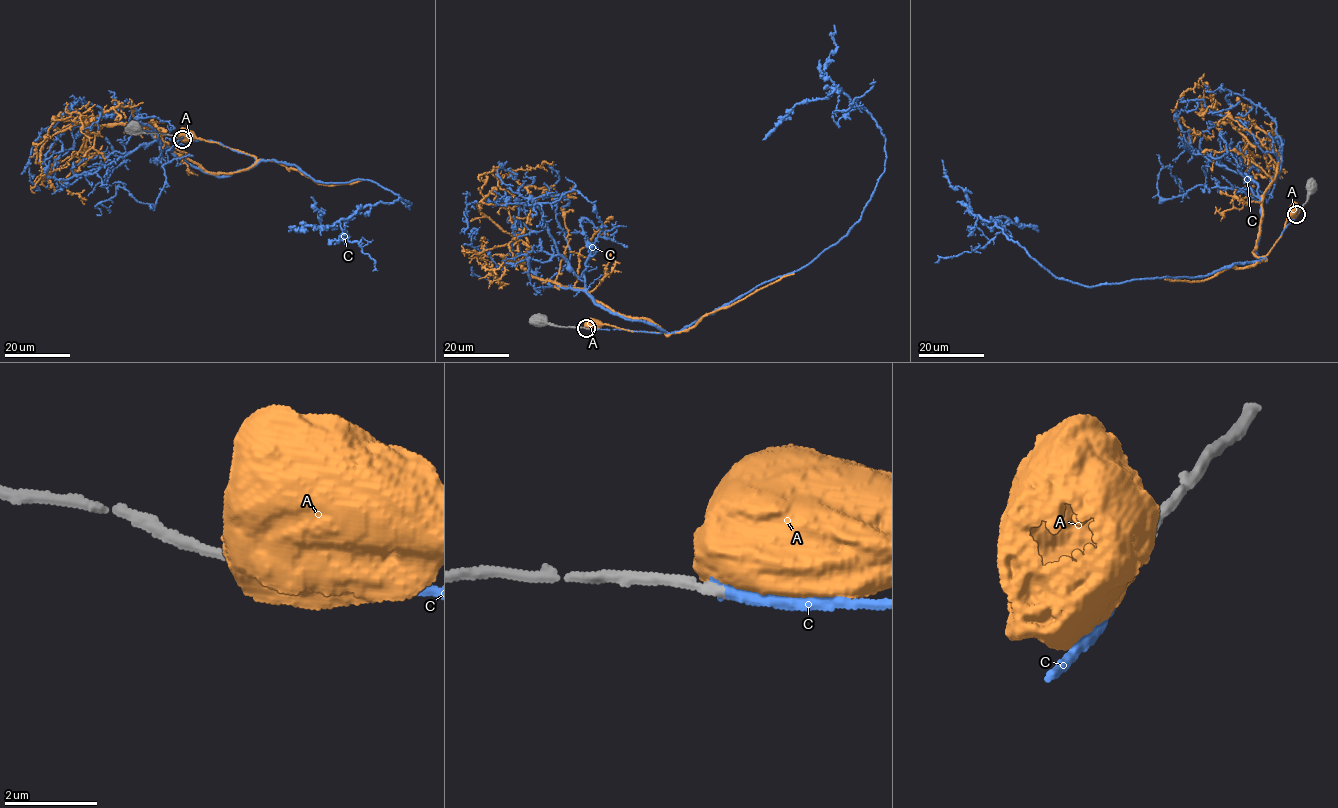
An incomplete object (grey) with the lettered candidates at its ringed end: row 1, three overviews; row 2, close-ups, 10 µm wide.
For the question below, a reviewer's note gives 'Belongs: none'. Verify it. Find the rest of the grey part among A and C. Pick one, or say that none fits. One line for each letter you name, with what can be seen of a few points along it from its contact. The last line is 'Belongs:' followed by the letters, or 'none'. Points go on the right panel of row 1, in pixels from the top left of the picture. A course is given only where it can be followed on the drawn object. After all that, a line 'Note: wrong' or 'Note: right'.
C: it runs (1296, 214), (1259, 262), (1195, 277), (1074, 283), (996, 222), (1011, 234), (938, 262)
Belongs: C
Note: wrong

